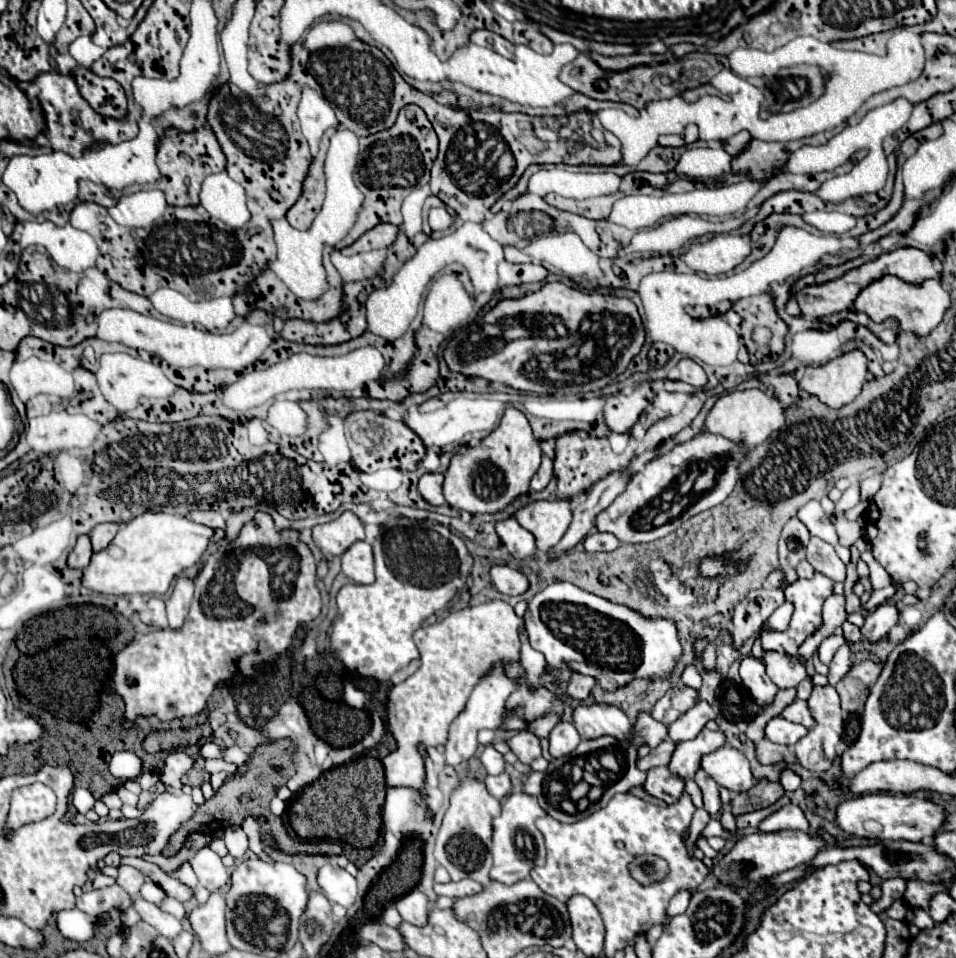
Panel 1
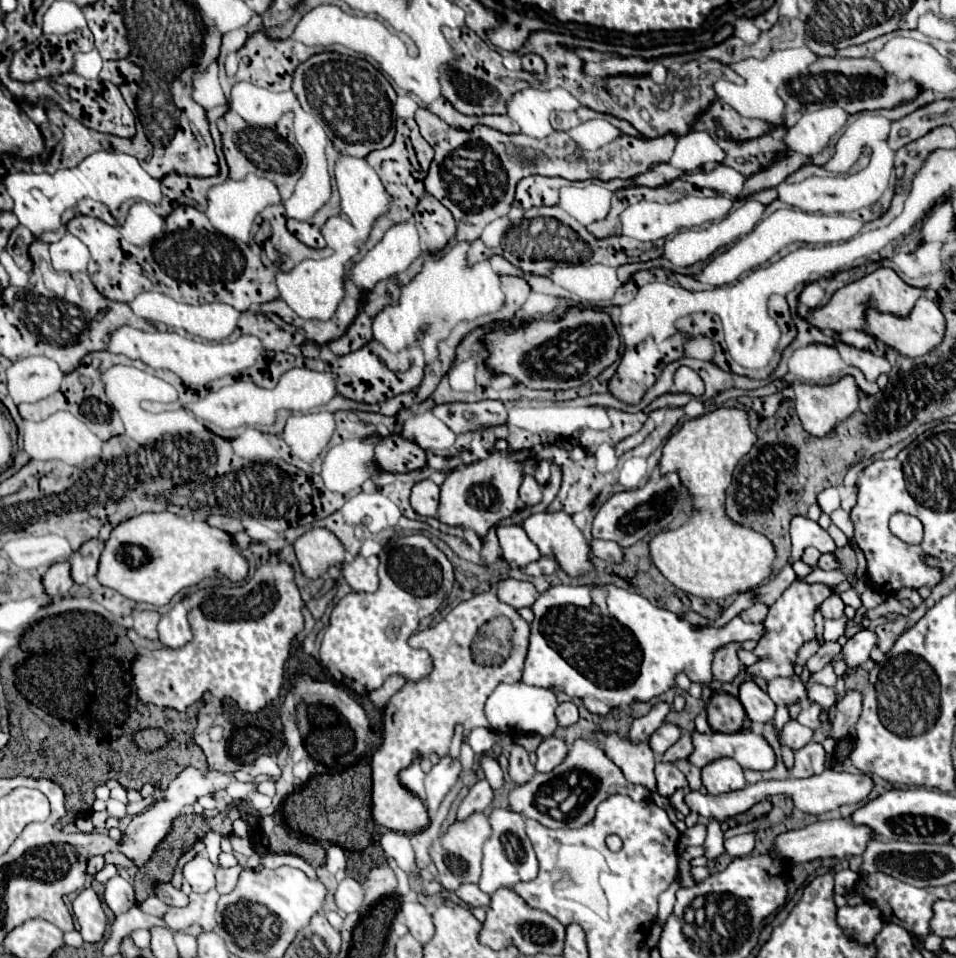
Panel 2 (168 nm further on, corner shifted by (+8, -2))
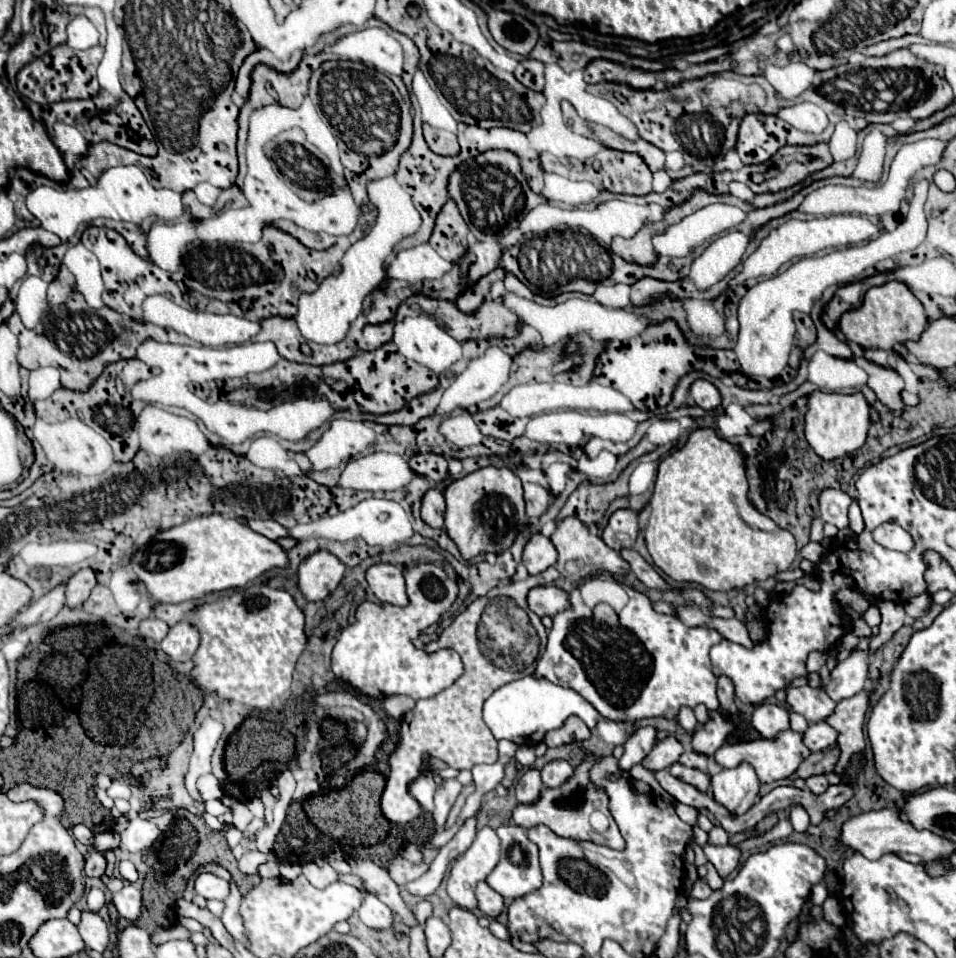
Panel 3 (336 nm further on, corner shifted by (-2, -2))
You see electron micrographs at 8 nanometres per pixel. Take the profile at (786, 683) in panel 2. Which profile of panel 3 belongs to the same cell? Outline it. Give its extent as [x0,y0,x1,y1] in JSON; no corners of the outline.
[787,685,835,723]

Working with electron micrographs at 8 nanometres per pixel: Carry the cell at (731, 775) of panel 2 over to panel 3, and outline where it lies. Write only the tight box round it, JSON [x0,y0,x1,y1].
[711,763,759,815]

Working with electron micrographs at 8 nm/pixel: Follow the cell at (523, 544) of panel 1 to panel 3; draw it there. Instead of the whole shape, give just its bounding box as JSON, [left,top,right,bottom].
[523,533,557,575]

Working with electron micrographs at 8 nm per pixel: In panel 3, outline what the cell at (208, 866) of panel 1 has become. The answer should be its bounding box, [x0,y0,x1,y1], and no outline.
[195,873,229,901]

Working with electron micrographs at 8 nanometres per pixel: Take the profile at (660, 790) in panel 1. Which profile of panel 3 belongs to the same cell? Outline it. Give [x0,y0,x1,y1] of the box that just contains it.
[669,763,711,793]

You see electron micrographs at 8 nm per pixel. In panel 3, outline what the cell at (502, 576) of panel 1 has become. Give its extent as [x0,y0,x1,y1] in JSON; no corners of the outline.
[529,585,571,617]

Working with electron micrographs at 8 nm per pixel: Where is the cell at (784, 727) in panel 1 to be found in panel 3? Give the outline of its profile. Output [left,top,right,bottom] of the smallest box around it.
[803,721,839,751]

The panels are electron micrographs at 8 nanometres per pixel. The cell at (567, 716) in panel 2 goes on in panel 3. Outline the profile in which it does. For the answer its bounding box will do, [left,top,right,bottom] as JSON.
[545,717,591,747]

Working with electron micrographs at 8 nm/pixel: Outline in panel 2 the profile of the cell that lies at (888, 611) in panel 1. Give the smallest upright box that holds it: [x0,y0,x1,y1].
[843,629,877,673]

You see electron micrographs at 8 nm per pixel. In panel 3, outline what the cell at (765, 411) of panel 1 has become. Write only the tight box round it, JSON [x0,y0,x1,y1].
[645,429,797,591]

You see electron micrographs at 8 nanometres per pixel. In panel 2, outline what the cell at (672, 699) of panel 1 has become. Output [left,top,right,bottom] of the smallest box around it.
[629,701,671,741]

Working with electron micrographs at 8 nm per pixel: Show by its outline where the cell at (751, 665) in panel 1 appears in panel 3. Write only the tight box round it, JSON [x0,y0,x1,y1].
[751,703,789,739]

